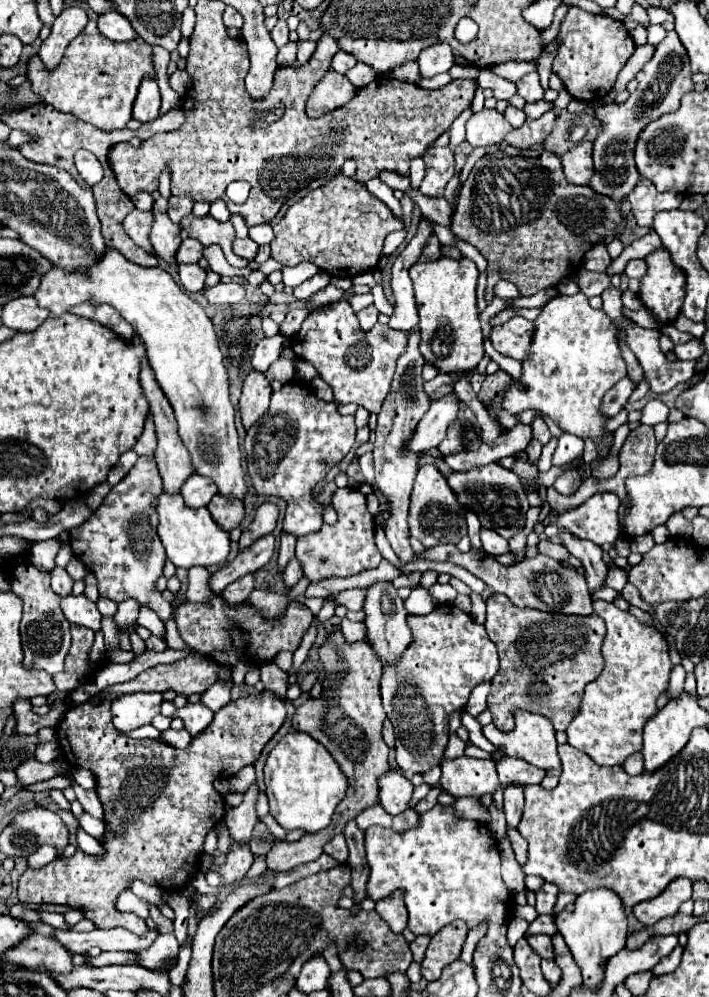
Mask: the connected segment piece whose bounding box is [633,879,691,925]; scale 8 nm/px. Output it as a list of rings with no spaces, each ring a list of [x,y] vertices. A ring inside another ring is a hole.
[[[675,879],[659,897],[637,903],[633,907],[633,913],[641,923],[655,925],[659,919],[675,915],[679,905],[687,899],[691,899],[691,881]]]

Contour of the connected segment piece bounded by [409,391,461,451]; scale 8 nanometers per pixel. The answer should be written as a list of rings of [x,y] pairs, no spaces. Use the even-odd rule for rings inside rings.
[[[455,391],[431,399],[429,411],[423,415],[415,429],[413,441],[409,441],[411,451],[429,451],[431,447],[437,447],[449,429],[453,421],[457,421],[459,415],[459,397]]]

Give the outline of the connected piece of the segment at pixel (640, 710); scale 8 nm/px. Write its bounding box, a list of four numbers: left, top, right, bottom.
[567,601,671,765]

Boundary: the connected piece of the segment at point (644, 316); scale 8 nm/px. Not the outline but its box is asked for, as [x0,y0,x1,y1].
[623,307,659,329]

